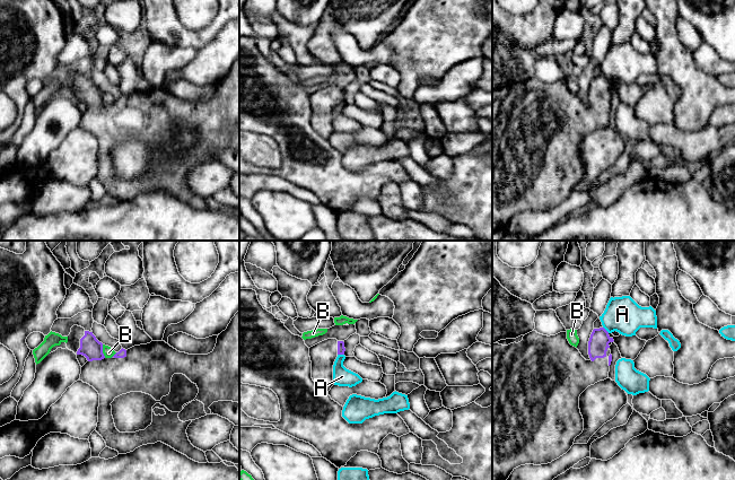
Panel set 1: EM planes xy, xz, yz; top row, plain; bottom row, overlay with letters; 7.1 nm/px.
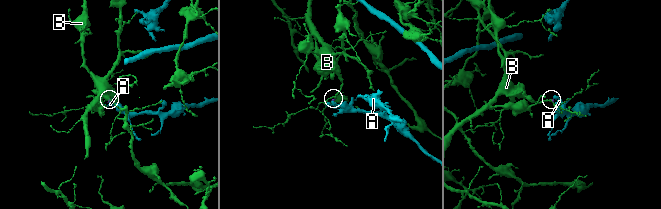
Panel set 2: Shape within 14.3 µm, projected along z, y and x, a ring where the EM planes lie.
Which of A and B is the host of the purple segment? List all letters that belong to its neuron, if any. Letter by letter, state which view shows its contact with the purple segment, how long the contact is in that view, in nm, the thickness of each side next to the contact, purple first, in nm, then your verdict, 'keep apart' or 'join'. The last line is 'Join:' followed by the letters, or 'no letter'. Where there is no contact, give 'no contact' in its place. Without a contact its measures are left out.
A: xz | 50 nm | 60/130 nm | keep apart
B: xy | 100 nm | 150/80 nm | keep apart
Join: no letter

